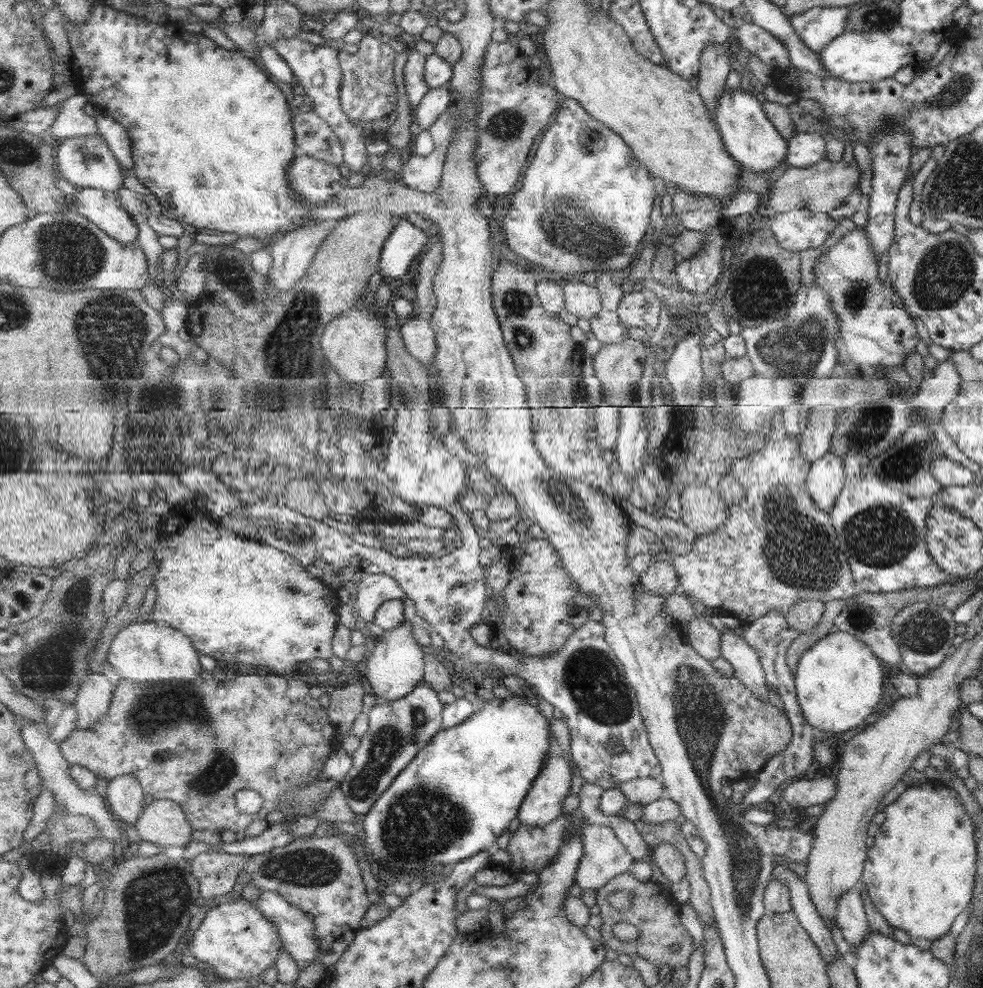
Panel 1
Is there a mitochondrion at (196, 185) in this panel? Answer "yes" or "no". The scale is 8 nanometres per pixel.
no

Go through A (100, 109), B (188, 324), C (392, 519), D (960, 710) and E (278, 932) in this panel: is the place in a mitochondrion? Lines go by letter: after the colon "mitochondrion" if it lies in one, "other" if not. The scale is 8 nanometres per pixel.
A: other
B: other
C: other
D: other
E: other

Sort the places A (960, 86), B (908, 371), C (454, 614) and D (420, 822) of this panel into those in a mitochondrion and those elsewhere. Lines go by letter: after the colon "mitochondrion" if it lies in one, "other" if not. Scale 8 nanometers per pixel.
A: mitochondrion
B: other
C: mitochondrion
D: mitochondrion

